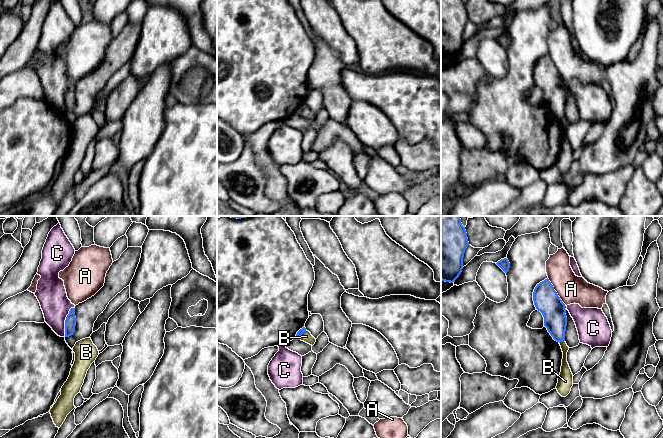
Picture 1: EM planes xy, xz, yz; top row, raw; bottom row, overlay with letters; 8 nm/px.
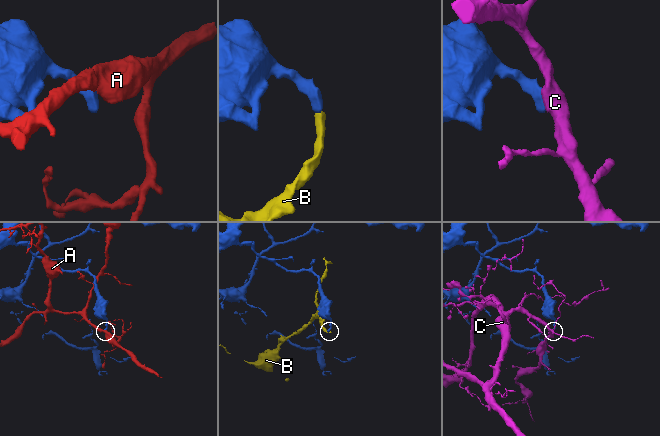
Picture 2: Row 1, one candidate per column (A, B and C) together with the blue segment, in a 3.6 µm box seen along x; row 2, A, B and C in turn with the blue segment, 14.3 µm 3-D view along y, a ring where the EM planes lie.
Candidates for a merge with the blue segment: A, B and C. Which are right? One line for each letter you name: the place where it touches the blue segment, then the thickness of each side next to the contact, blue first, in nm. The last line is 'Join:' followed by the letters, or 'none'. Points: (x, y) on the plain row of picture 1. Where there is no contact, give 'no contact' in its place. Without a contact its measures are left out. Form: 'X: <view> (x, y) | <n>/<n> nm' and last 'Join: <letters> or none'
Join: none

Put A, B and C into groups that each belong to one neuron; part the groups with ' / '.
A / B / C

